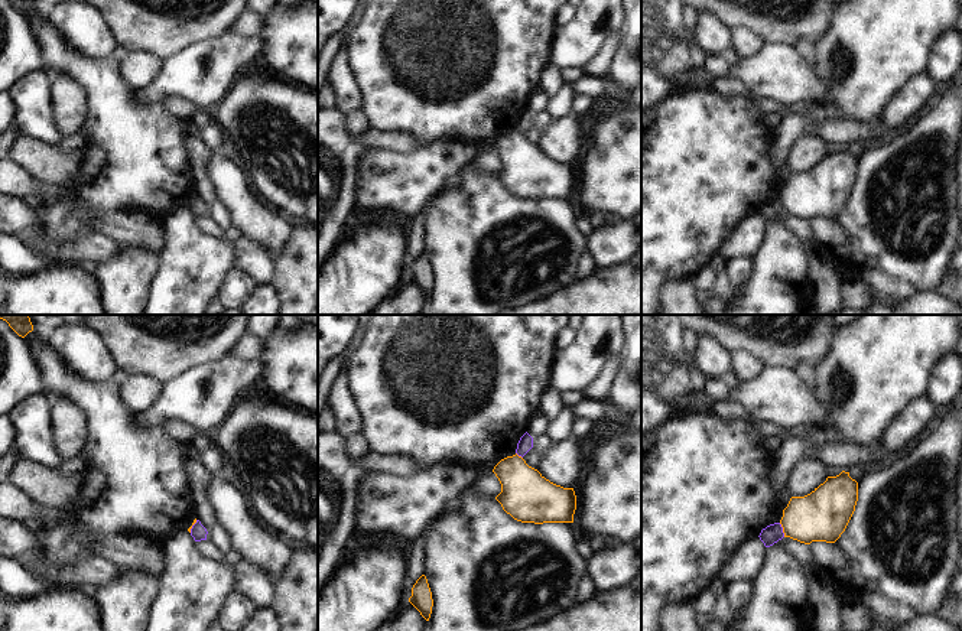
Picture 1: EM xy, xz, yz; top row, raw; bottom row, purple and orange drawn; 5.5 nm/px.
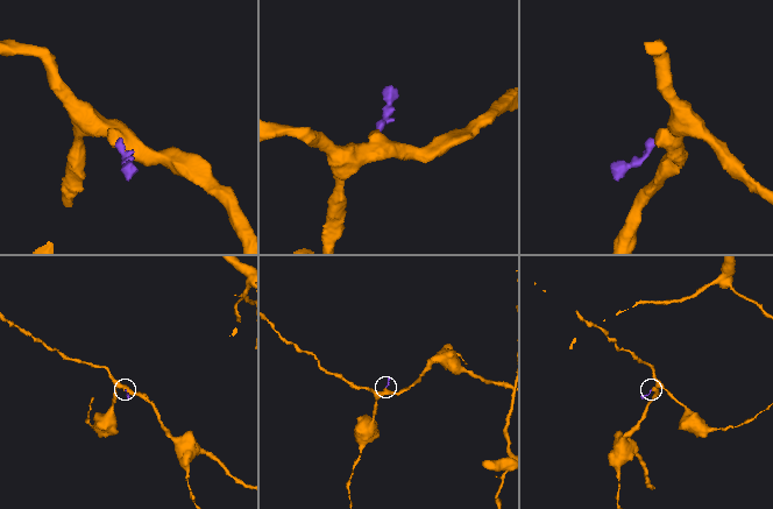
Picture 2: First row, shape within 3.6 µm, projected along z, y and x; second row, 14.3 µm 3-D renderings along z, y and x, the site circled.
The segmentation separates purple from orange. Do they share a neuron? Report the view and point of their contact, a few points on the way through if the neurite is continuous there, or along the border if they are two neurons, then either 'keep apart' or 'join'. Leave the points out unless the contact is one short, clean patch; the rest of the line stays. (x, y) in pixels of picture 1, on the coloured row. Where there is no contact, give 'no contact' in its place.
contact yz (782, 530); border yz (779, 523), (785, 536); keep apart

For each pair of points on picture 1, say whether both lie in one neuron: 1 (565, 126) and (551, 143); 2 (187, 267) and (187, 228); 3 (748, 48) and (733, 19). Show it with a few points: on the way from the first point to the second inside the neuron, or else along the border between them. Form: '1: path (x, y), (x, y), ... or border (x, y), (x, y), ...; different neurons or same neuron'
1: path (564, 130), (555, 139); same neuron
2: path (187, 257), (187, 238); same neuron
3: border (730, 31), (748, 29), (763, 42); different neurons

